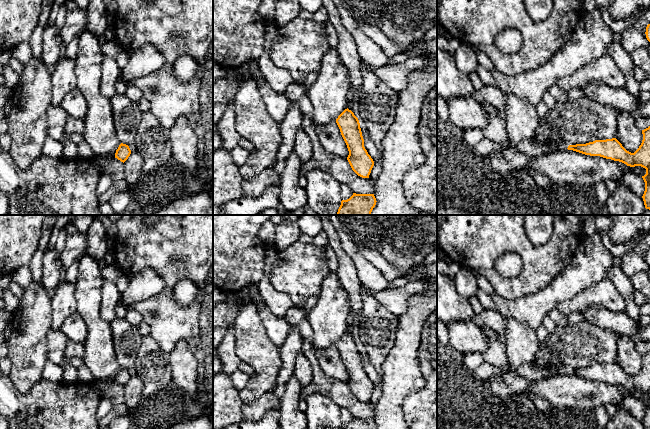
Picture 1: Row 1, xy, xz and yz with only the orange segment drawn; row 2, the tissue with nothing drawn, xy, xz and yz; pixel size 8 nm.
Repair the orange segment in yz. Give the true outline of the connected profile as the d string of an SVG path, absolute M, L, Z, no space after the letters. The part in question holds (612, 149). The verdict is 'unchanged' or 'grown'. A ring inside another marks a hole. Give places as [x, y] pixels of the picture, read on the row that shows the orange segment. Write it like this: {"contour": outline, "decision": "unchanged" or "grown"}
{"contour": "M650 126L642 130L642 134L642 143L634 153L627 151L616 138L569 145L567 149L585 155L619 161L630 167L641 166L645 168L646 174L642 176L645 182L645 191L642 198L645 208L650 210Z", "decision": "unchanged"}

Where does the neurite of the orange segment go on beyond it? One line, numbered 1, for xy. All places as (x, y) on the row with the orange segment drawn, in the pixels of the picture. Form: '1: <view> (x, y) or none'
1: none

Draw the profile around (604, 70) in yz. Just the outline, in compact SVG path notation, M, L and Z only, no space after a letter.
M608 54L582 66L570 76L558 79L555 85L568 92L574 88L580 89L588 83L601 83L612 88L626 88L626 78L623 72Z

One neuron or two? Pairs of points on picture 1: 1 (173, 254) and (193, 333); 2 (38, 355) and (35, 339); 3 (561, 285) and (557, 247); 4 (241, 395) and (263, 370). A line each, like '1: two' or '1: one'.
1: one
2: one
3: two
4: one

